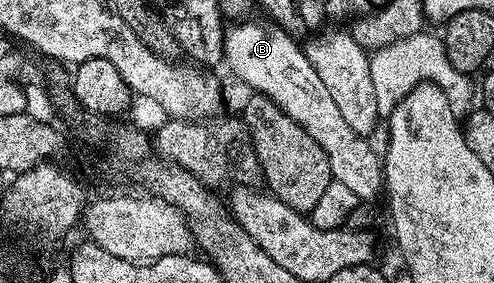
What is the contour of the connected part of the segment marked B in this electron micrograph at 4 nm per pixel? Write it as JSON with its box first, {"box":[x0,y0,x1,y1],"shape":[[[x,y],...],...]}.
{"box":[223,18,384,201],"shape":[[[246,18],[232,23],[223,33],[223,58],[226,67],[231,67],[234,77],[244,80],[252,93],[269,97],[274,104],[297,126],[309,134],[325,150],[334,179],[345,182],[360,201],[378,201],[384,191],[383,165],[380,153],[364,137],[359,136],[349,122],[345,122],[341,109],[333,102],[325,82],[321,82],[313,62],[306,51],[295,41],[296,37],[286,28],[274,22],[262,24],[256,18]]]}

